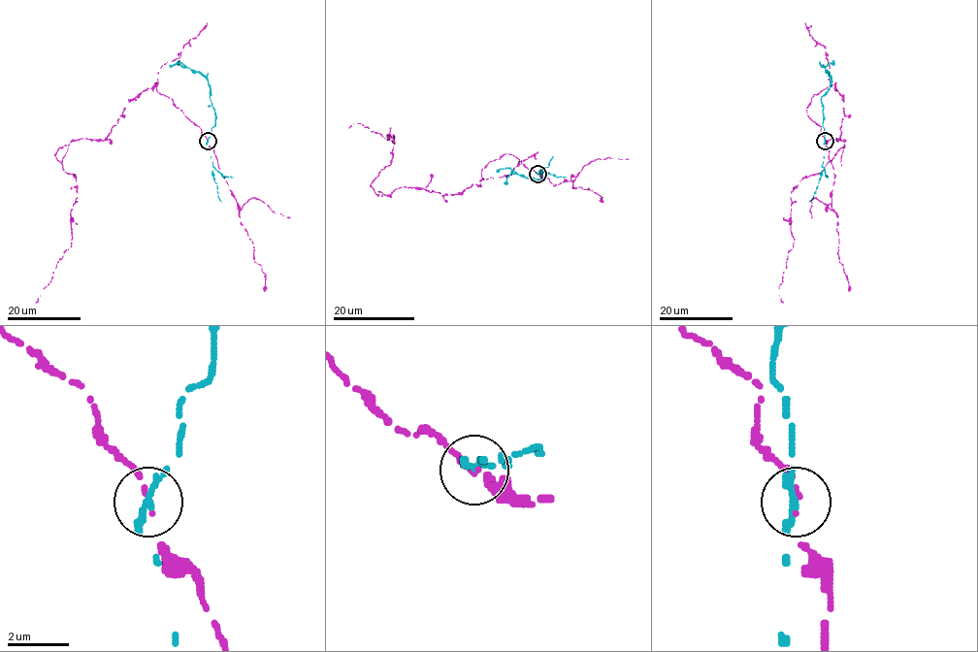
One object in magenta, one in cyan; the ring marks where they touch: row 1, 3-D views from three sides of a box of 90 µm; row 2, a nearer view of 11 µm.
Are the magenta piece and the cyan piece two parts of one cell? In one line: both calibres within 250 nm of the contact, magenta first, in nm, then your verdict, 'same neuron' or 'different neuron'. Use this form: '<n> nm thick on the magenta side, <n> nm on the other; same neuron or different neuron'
80 nm thick on the magenta side, 320 nm on the other; different neuron

